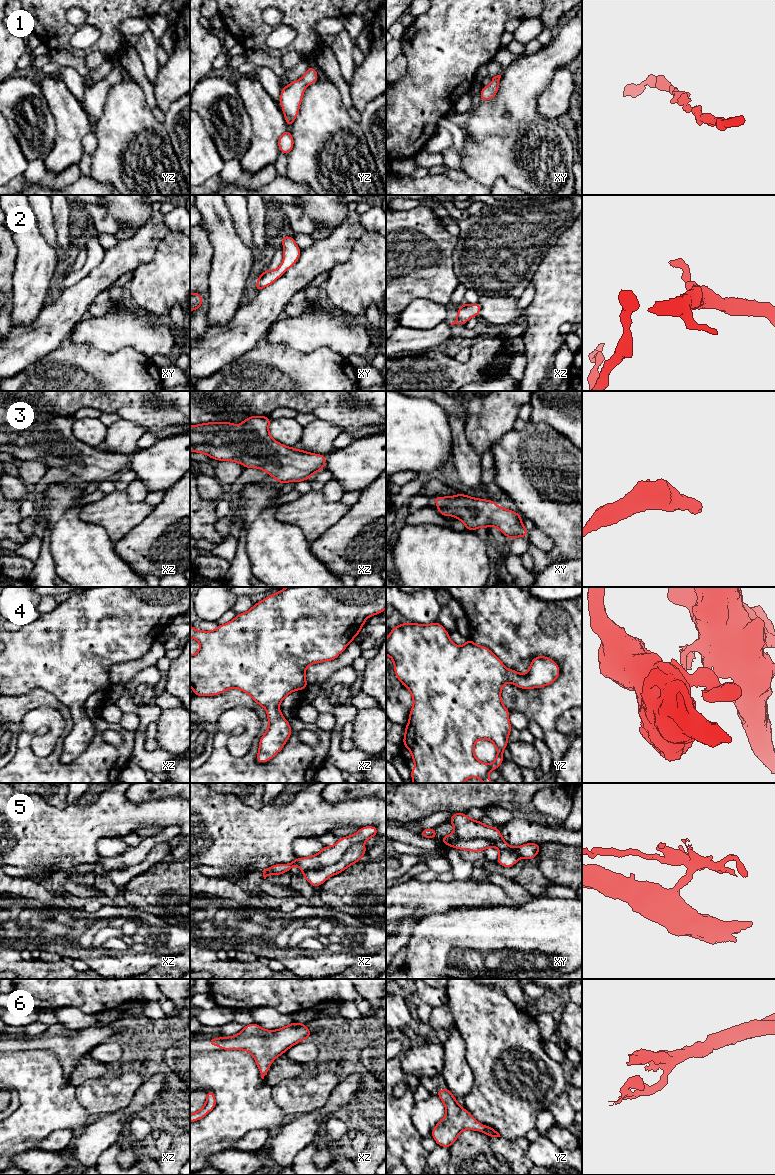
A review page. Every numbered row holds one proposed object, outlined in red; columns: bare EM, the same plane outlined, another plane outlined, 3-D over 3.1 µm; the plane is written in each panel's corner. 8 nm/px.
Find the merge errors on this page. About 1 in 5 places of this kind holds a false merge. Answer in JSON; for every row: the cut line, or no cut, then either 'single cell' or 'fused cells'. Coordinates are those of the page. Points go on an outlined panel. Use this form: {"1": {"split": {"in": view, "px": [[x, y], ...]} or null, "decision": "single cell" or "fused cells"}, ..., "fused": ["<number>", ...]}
{"1": {"split": null, "decision": "single cell"}, "2": {"split": null, "decision": "single cell"}, "3": {"split": null, "decision": "single cell"}, "4": {"split": null, "decision": "single cell"}, "5": {"split": {"in": "xz", "px": [[361, 841], [356, 841], [335, 863], [319, 869], [303, 871]]}, "decision": "fused cells"}, "6": {"split": null, "decision": "single cell"}, "fused": ["5"]}

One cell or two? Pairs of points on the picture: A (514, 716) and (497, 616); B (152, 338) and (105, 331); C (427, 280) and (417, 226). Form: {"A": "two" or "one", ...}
{"A": "two", "B": "one", "C": "one"}

